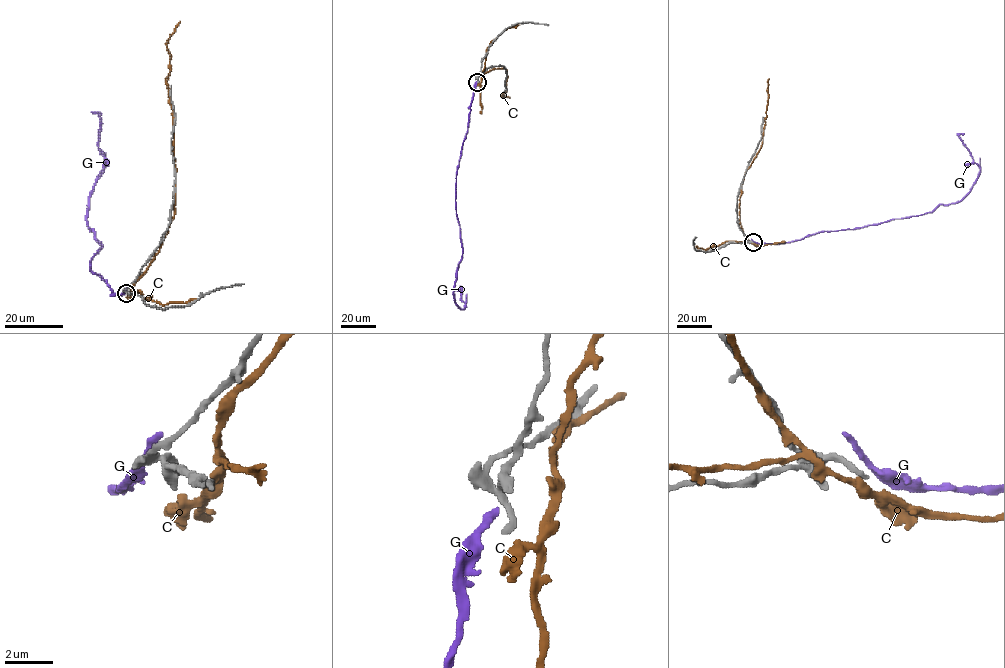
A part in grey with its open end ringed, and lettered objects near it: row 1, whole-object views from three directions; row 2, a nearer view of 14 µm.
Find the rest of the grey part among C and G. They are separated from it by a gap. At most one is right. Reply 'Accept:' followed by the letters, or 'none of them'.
Accept: none of them

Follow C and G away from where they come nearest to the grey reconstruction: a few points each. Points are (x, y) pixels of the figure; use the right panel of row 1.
C: (754, 244), (741, 227), (739, 197), (746, 171), (762, 142), (768, 78)
G: (753, 242), (790, 242), (821, 231), (923, 214), (940, 204), (959, 201), (980, 169), (959, 136), (963, 135)

